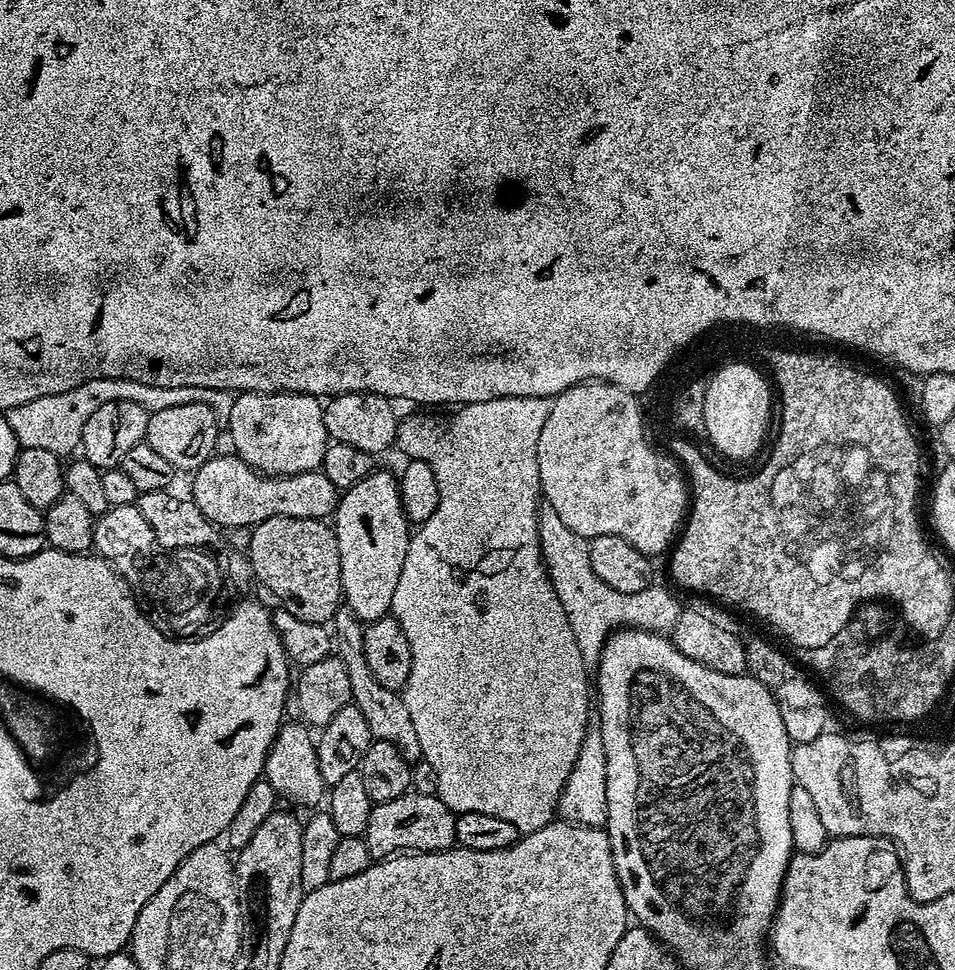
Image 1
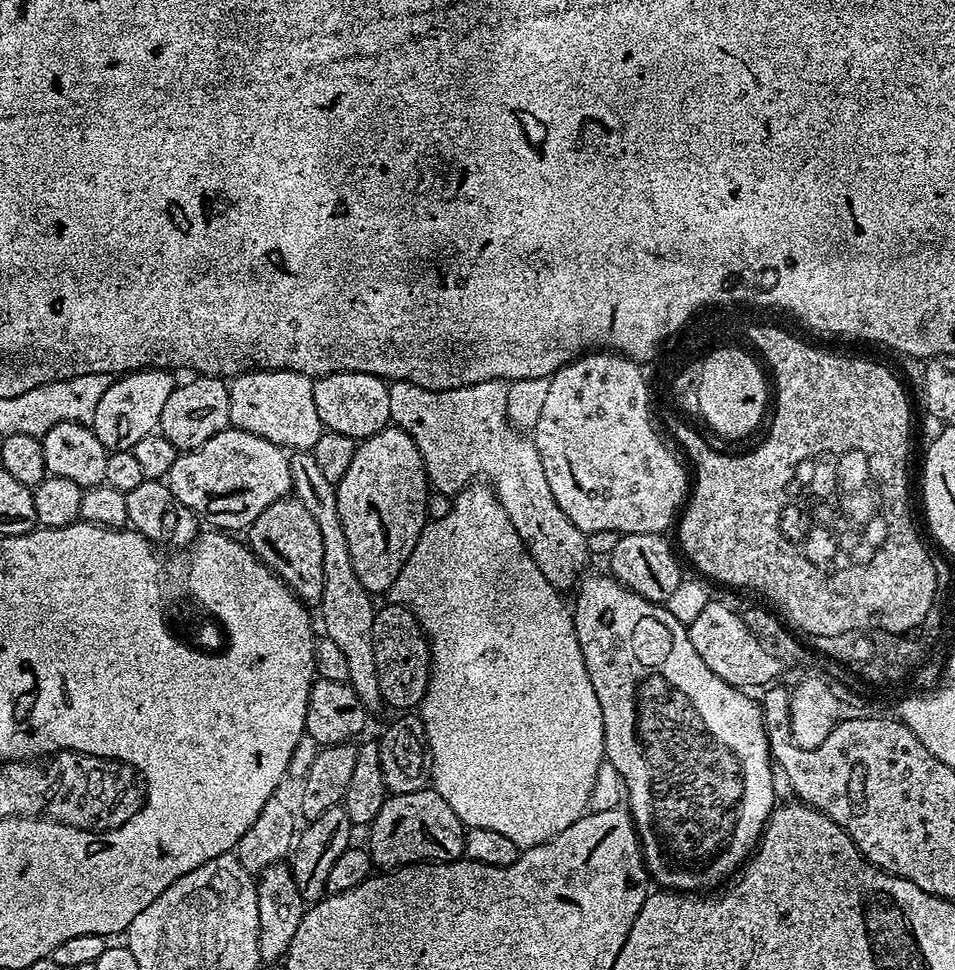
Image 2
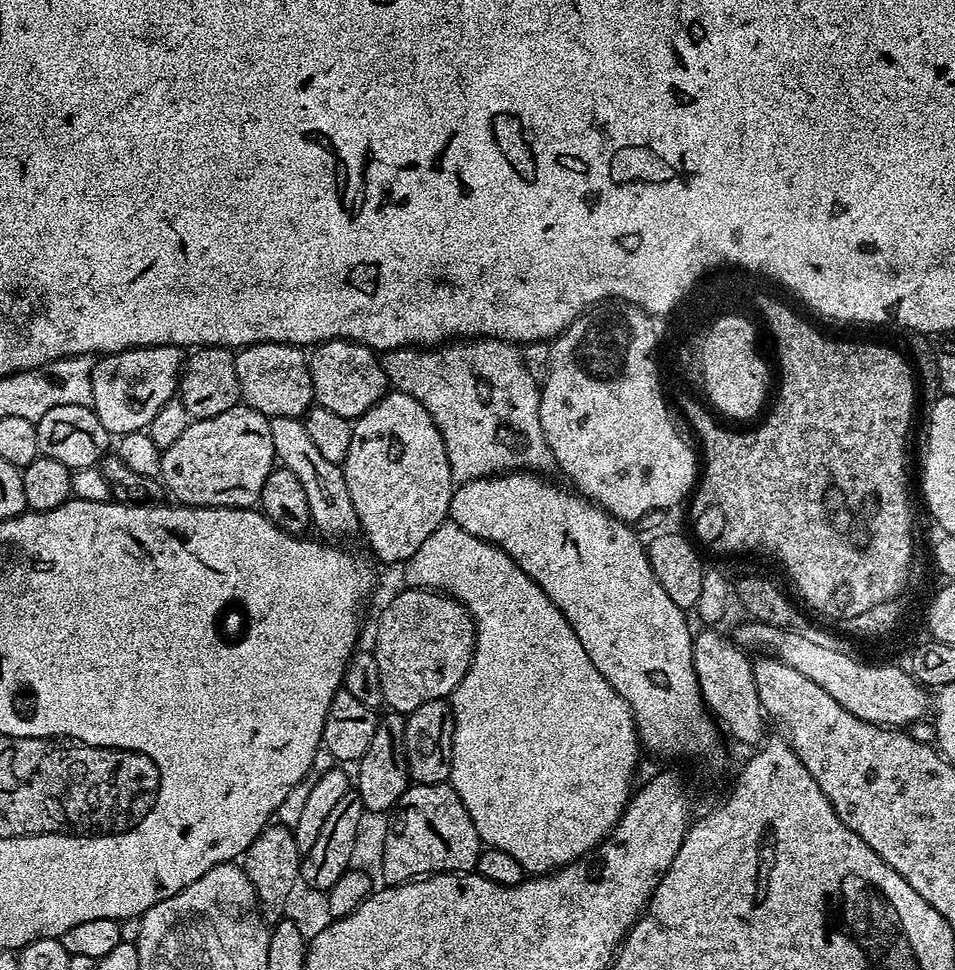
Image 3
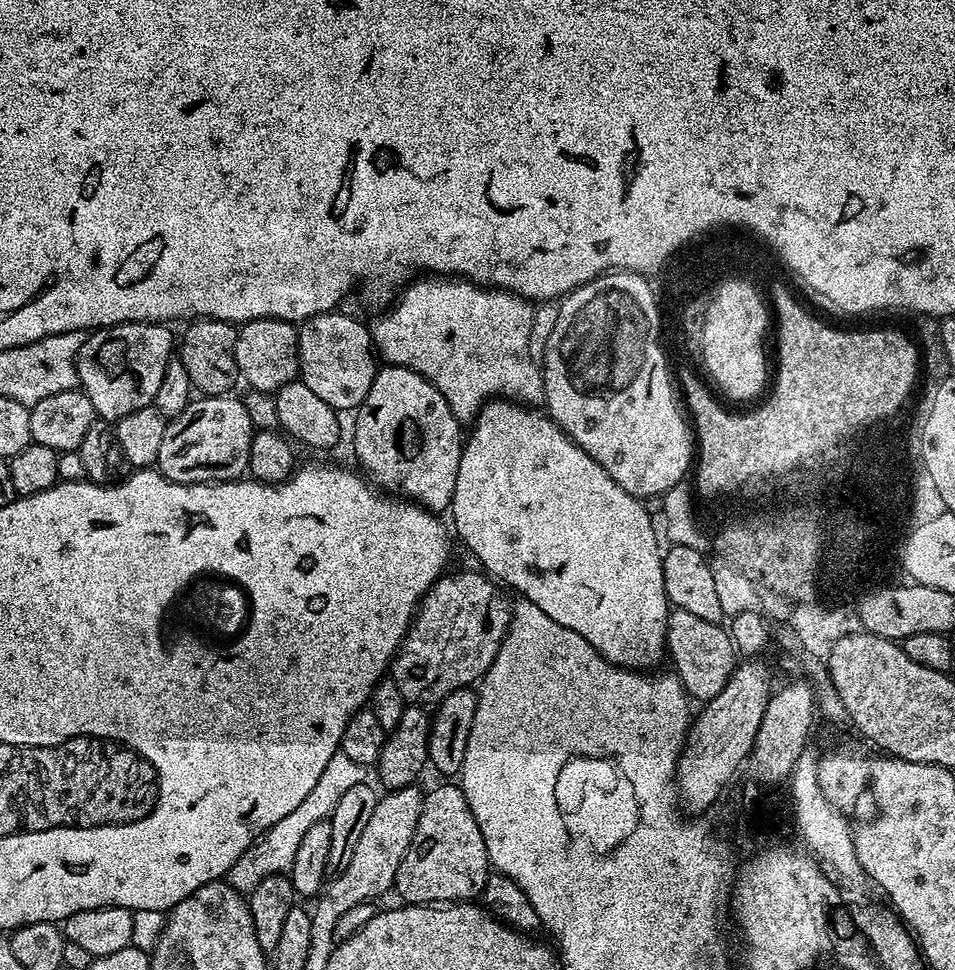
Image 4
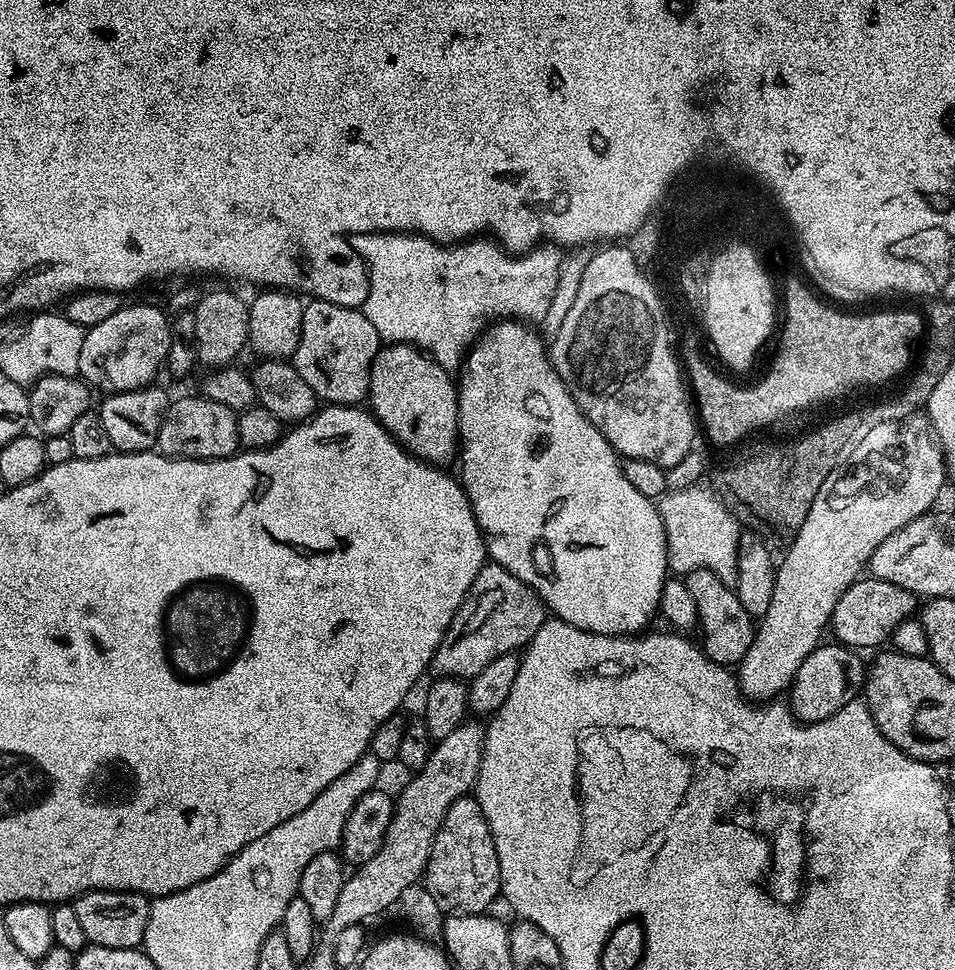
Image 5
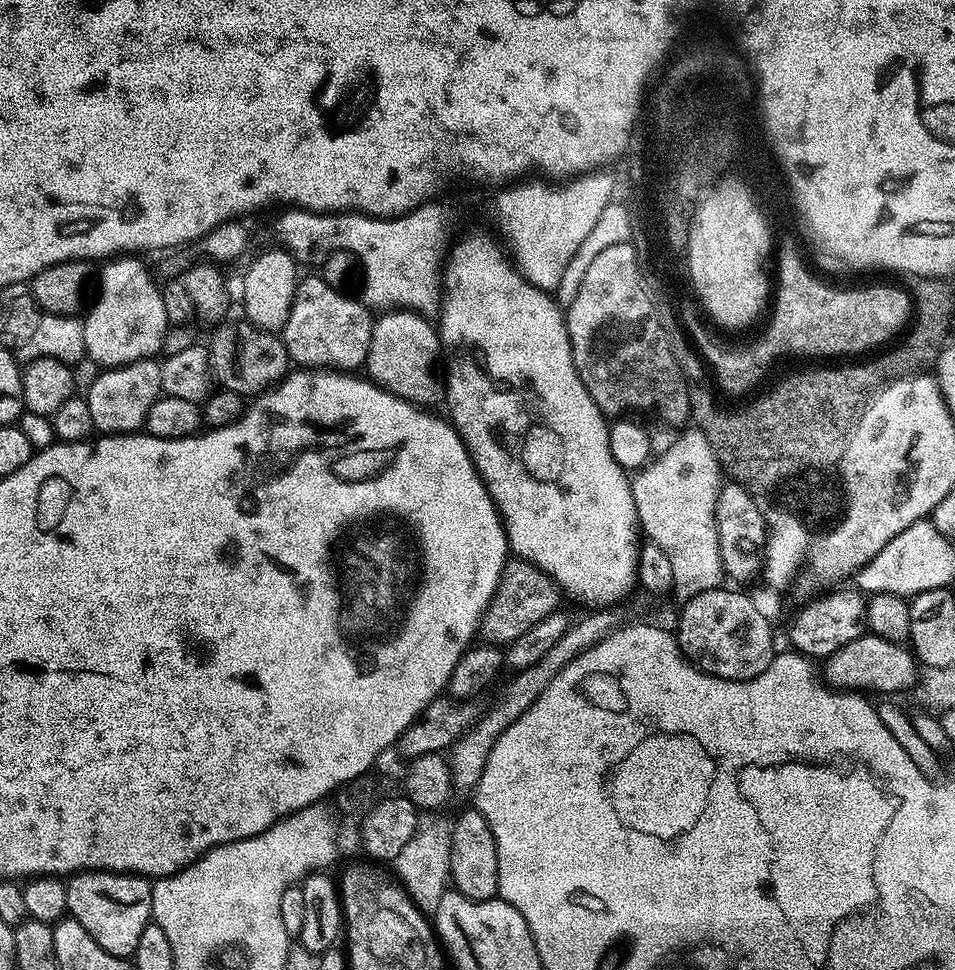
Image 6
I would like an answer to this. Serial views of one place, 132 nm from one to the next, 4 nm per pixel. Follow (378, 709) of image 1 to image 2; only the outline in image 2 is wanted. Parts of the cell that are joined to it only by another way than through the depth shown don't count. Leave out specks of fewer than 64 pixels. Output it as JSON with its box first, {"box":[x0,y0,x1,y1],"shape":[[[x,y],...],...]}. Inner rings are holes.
{"box":[288,452,384,710],"shape":[[[292,452],[288,465],[292,471],[292,492],[295,499],[300,500],[314,522],[318,522],[318,530],[322,533],[322,574],[324,585],[318,601],[320,620],[324,623],[324,636],[330,637],[342,649],[346,657],[346,667],[350,670],[348,683],[358,694],[360,704],[366,710],[381,707],[384,695],[378,686],[378,666],[374,662],[374,618],[378,611],[372,605],[373,593],[358,582],[358,574],[354,574],[354,562],[350,562],[350,546],[346,542],[346,530],[342,530],[342,518],[338,514],[338,498],[336,485],[322,474],[318,462],[311,452]]]}

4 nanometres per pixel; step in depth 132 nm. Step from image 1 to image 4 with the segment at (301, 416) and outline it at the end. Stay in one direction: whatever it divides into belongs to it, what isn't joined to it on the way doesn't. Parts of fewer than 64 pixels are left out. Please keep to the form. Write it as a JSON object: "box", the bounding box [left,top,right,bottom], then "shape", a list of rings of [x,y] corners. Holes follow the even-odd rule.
{"box":[236,318,300,394],"shape":[[[262,318],[239,325],[236,333],[236,366],[239,375],[253,392],[275,394],[300,374],[297,325],[290,320]]]}

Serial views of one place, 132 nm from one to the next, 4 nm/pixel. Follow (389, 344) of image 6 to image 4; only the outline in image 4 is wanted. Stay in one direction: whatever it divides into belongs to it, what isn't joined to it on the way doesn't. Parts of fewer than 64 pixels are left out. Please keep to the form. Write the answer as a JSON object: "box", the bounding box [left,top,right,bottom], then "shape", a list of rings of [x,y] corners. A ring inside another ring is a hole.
{"box":[352,364,464,514],"shape":[[[393,364],[381,367],[370,386],[370,394],[366,394],[363,404],[355,409],[354,416],[356,429],[352,432],[352,448],[360,459],[359,467],[377,489],[396,494],[401,488],[409,501],[437,514],[443,513],[443,508],[444,511],[451,509],[454,482],[458,482],[458,462],[464,449],[464,440],[460,436],[462,424],[450,410],[446,398],[442,398],[425,376]]]}

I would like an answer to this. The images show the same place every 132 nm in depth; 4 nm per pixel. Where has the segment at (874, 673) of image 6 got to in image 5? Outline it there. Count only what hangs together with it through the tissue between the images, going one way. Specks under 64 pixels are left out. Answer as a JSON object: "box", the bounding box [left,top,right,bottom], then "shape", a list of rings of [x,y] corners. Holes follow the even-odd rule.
{"box":[790,642,866,724],"shape":[[[824,642],[817,646],[806,662],[798,666],[798,674],[792,679],[790,707],[796,719],[806,724],[816,724],[842,710],[842,706],[853,699],[852,684],[866,676],[866,664],[856,657],[859,655],[853,649],[839,642],[831,643]]]}

